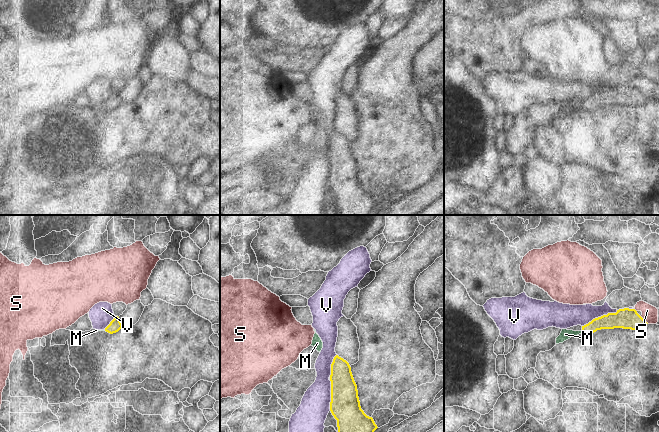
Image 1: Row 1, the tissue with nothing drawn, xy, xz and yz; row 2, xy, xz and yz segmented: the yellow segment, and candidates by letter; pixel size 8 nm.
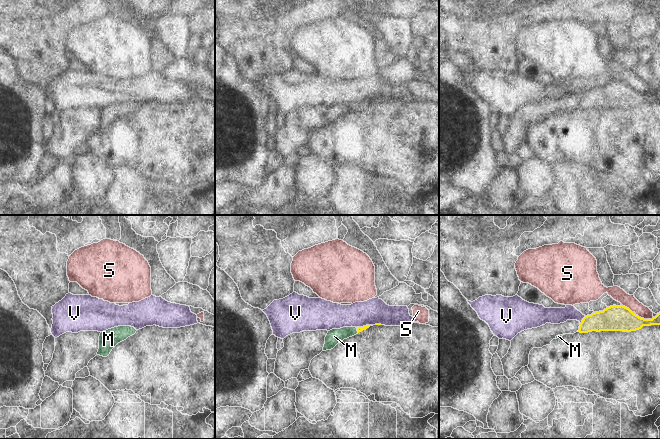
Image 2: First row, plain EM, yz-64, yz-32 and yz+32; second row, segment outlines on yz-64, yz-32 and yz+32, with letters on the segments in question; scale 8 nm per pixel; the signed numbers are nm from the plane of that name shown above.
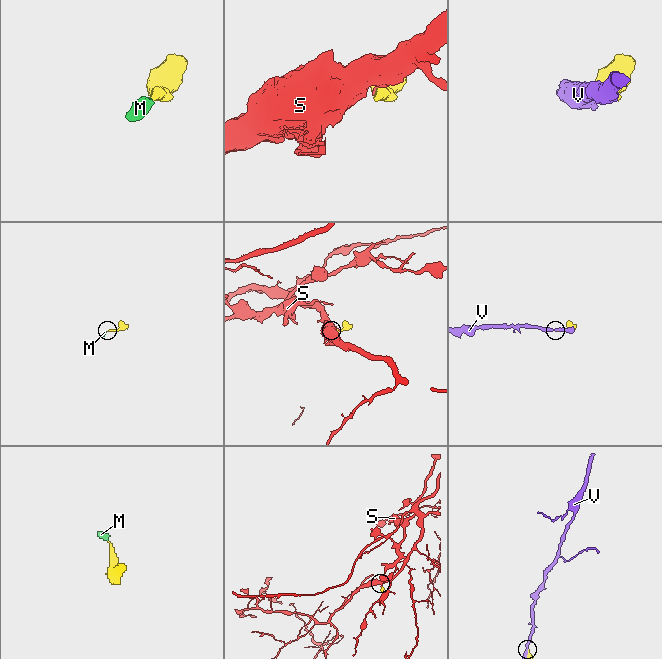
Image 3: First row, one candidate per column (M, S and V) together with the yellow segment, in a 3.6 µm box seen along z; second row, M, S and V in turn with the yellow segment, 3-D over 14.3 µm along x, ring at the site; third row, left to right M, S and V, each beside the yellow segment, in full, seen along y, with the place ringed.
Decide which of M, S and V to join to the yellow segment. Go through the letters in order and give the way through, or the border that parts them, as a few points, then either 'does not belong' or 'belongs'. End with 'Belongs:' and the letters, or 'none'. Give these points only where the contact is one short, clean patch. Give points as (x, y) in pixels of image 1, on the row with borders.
M: runs through yz (610, 321), (601, 322), (582, 330), (576, 333), (565, 334); belongs
S: border along yz (640, 316), (648, 323); does not belong
V: does not belong
Belongs: M

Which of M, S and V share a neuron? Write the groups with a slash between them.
M / S / V

